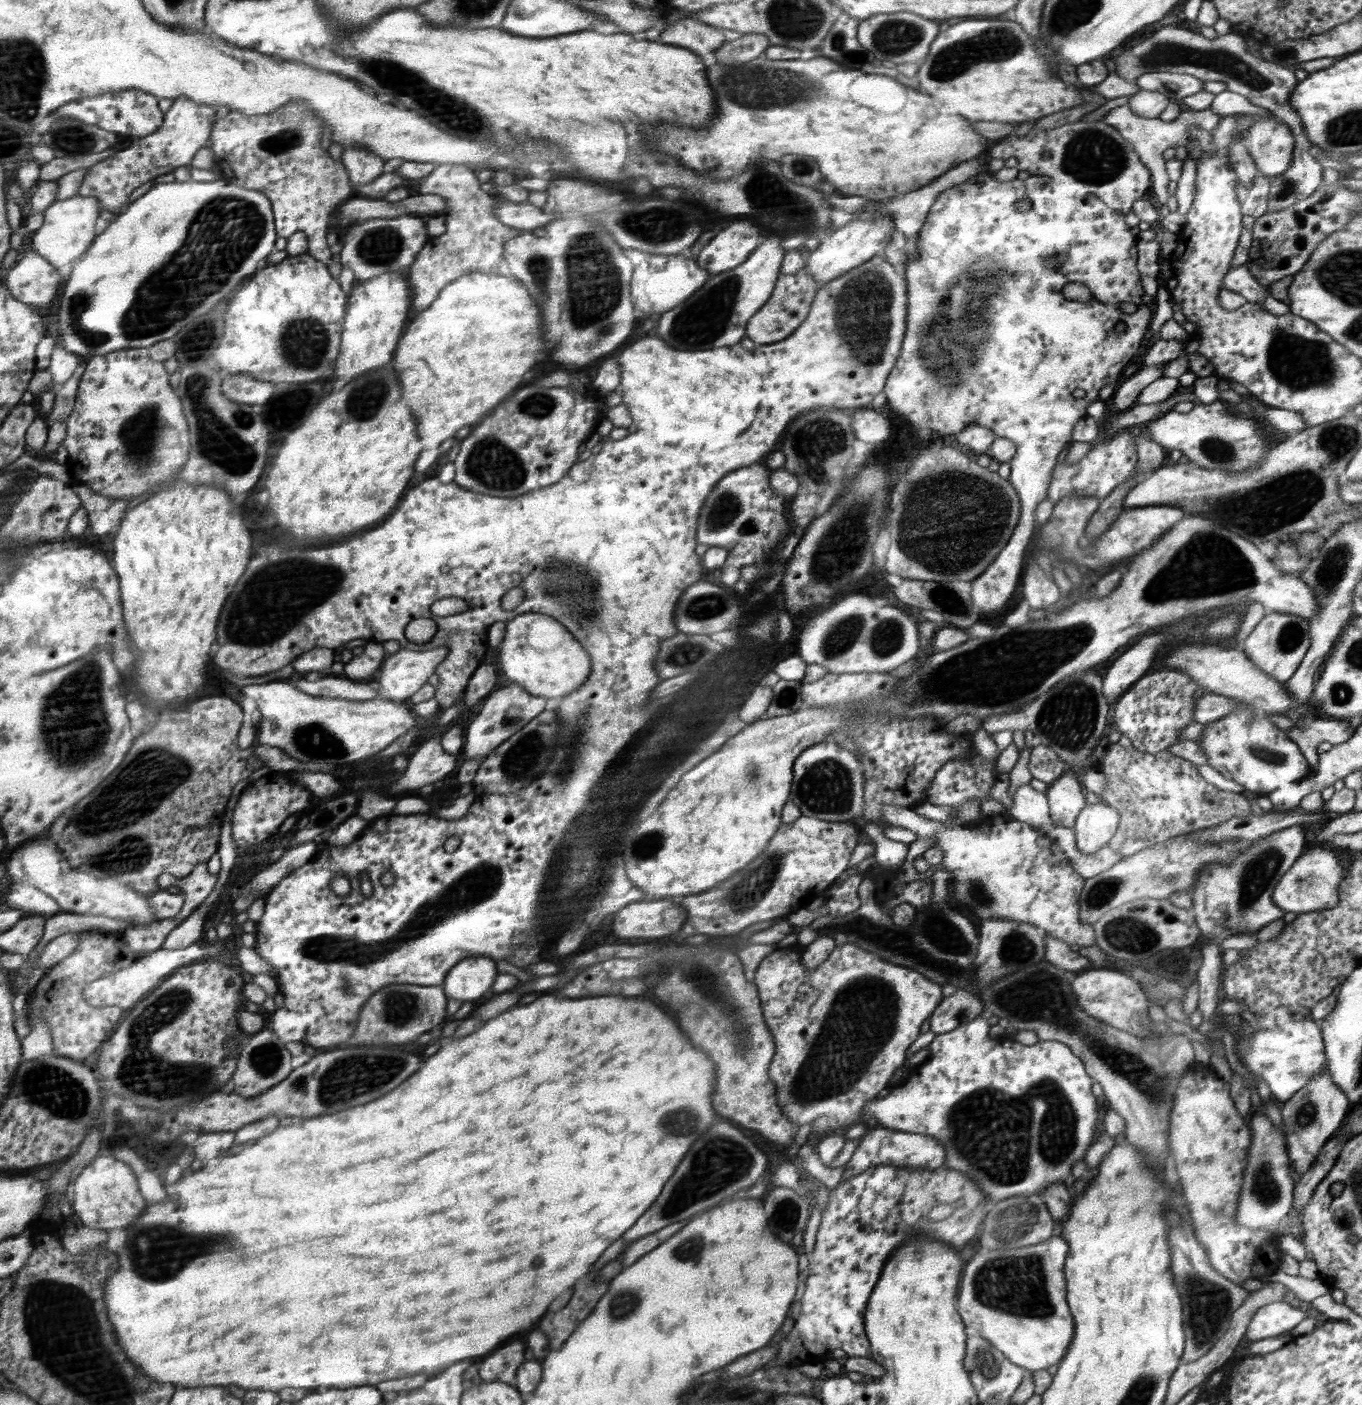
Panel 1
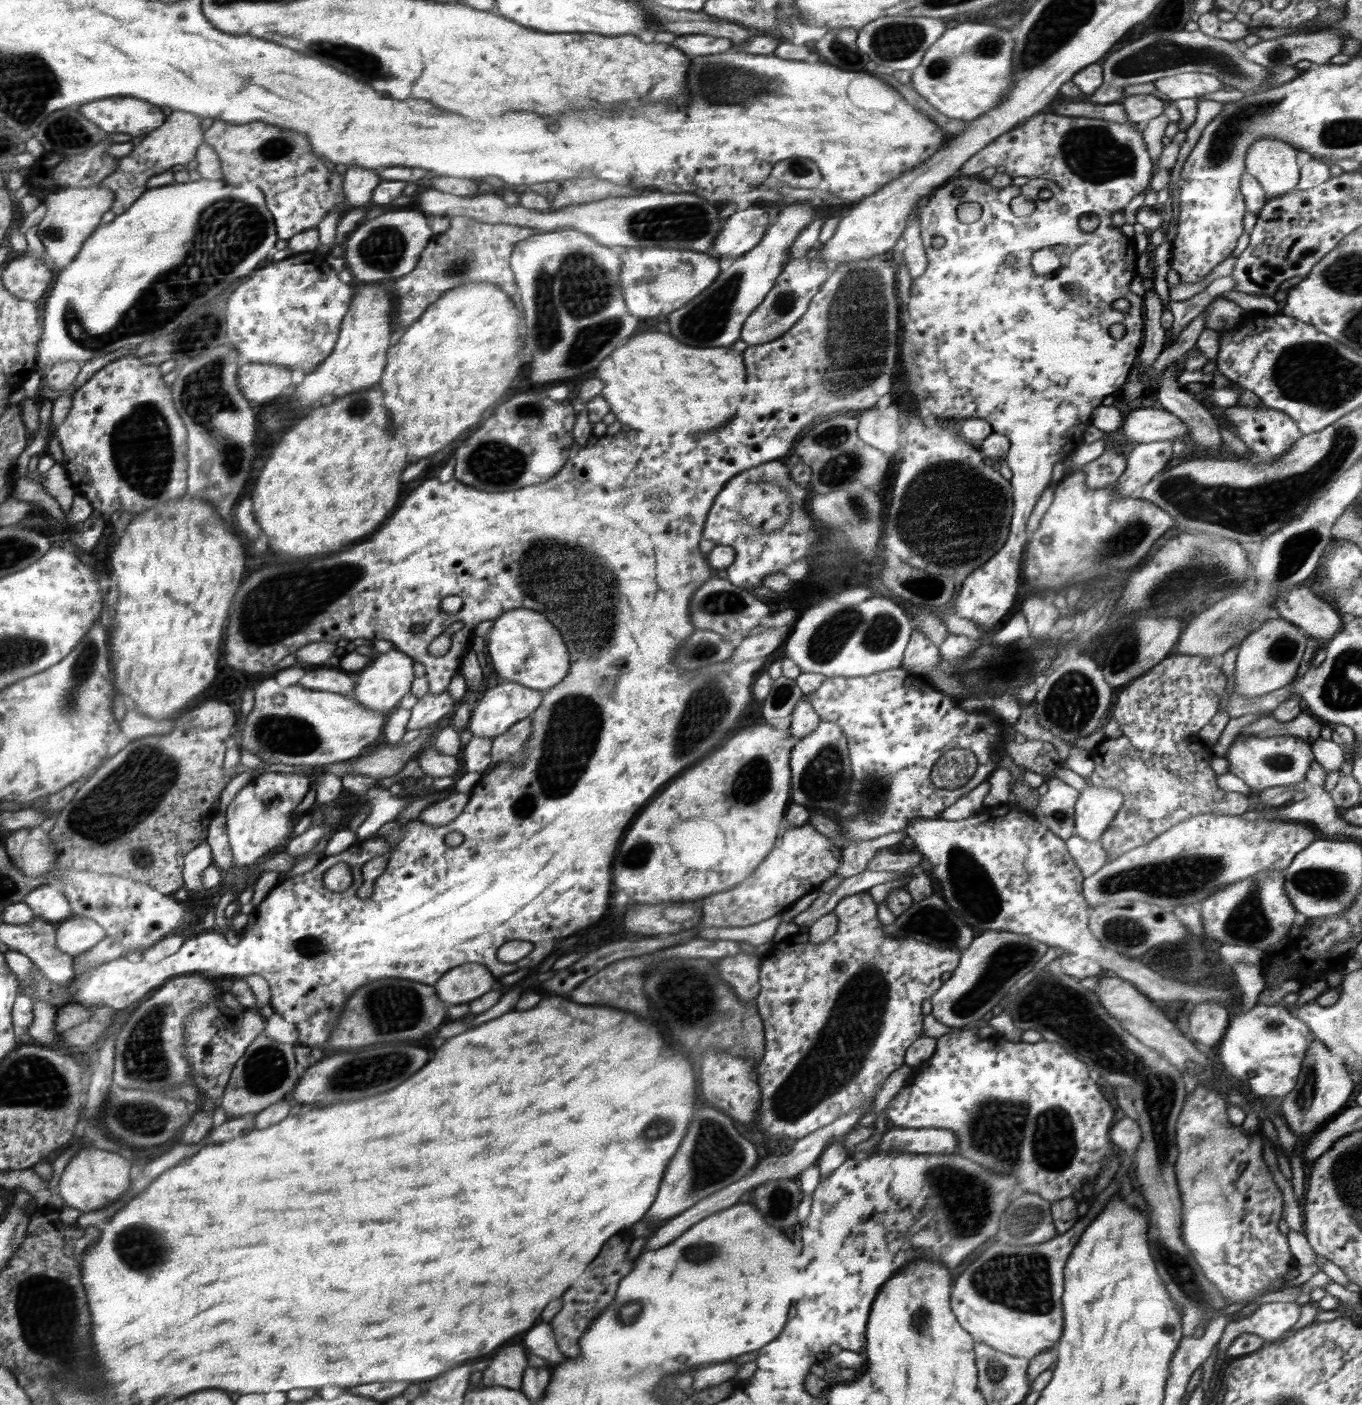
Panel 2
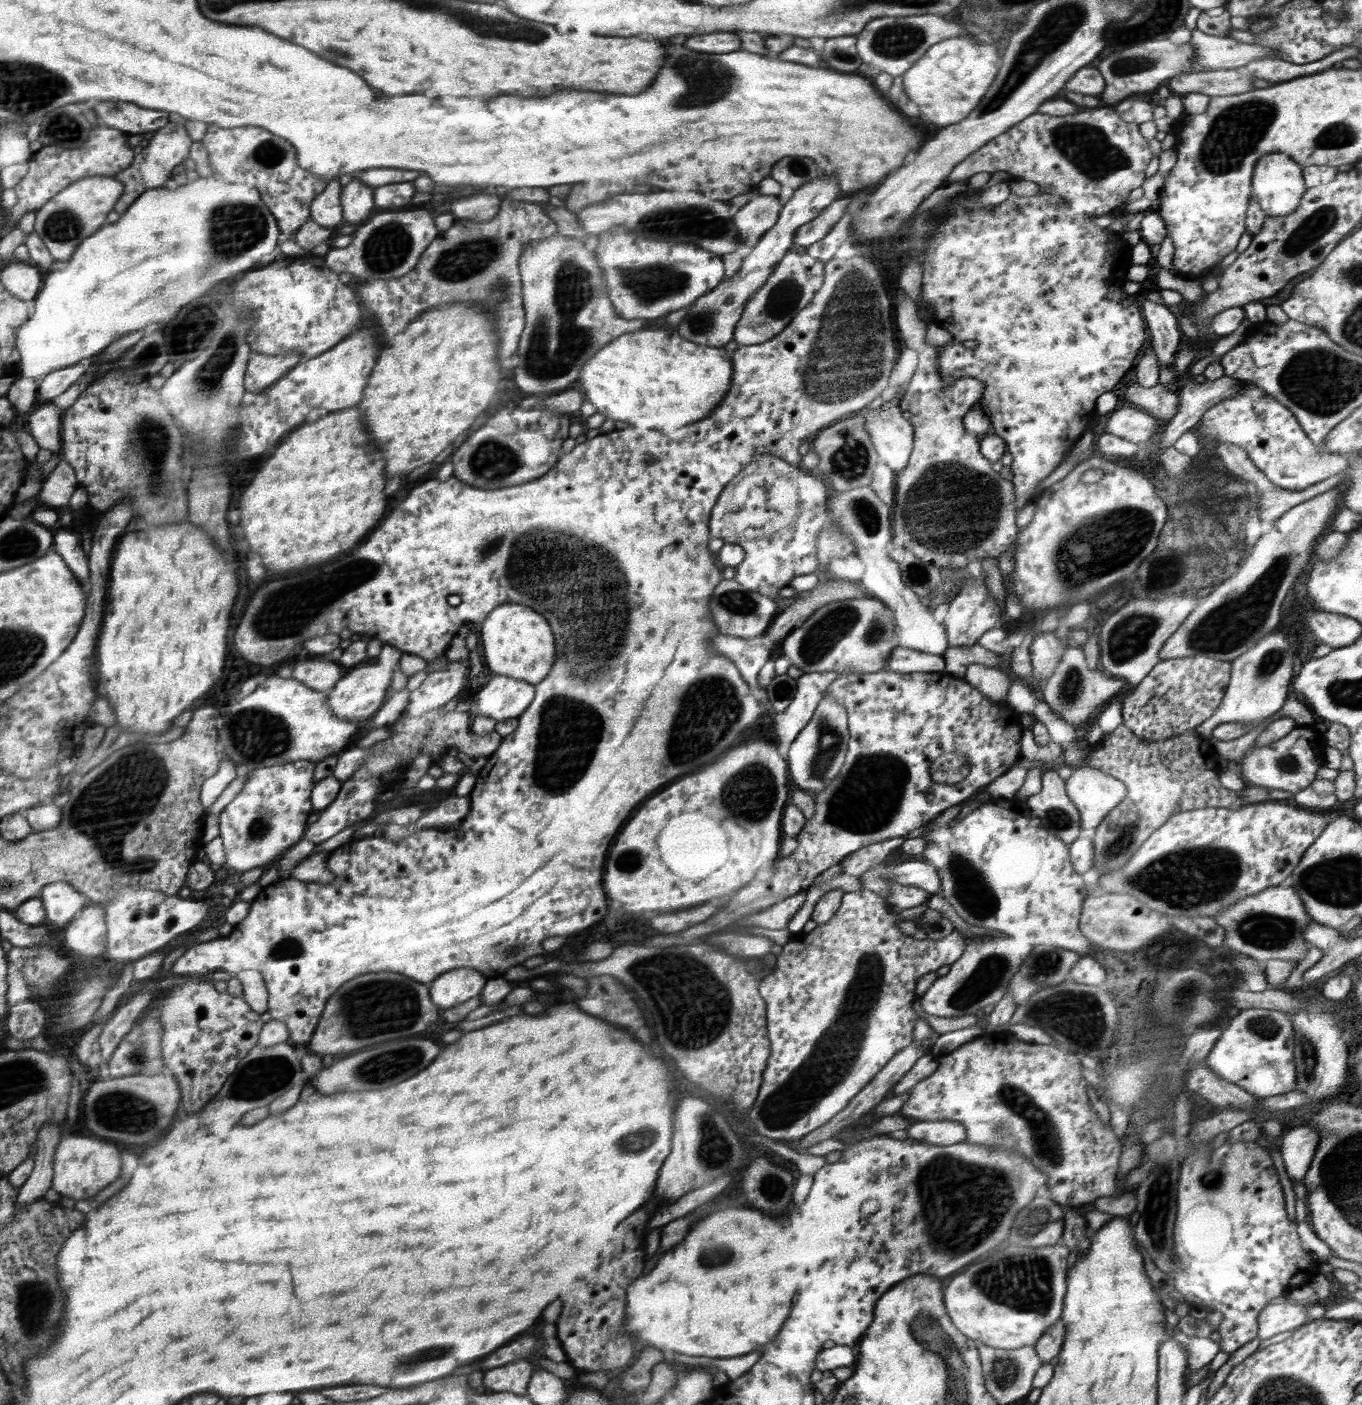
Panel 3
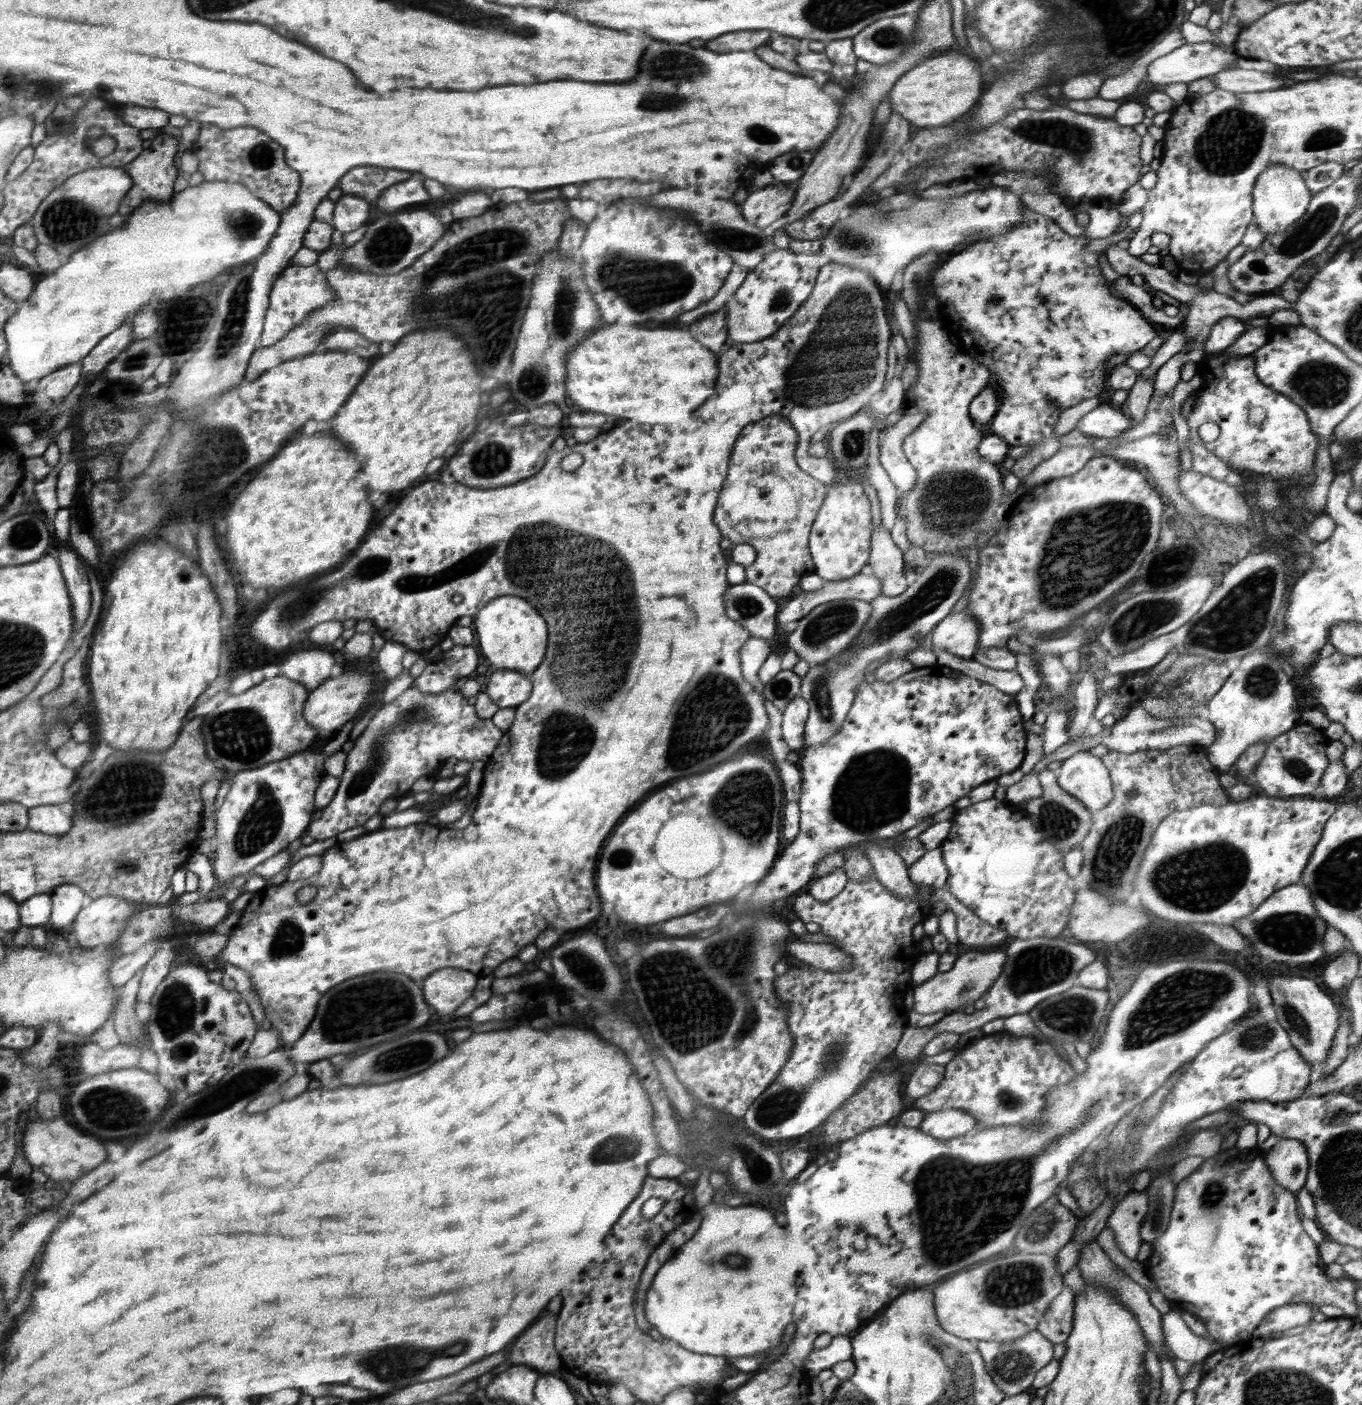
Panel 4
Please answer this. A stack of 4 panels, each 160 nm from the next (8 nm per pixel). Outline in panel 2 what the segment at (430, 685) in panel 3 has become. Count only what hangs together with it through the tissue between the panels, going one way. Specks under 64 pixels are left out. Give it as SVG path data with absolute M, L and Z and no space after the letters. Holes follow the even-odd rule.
M447 690L438 694L427 692L411 710L406 730L418 730L429 726L433 722L441 721L454 706L454 701Z

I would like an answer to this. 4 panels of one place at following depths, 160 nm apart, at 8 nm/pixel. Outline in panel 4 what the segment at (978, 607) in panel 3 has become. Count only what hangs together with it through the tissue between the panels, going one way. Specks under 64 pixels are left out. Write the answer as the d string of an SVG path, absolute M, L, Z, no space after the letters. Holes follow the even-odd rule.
M966 609L946 617L930 634L932 652L950 652L973 662L980 638L980 625Z

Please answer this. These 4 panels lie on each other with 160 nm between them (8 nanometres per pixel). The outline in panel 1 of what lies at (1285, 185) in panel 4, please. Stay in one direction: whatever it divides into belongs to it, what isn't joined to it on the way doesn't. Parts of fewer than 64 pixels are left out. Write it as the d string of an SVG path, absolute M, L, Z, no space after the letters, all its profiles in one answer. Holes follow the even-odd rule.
M1262 118L1249 126L1242 139L1258 173L1270 181L1290 170L1295 140L1286 123Z

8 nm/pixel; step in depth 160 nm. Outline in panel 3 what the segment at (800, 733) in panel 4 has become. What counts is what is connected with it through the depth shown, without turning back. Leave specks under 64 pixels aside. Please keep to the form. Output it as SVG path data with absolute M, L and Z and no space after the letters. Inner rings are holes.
M836 671L806 672L797 680L797 691L784 712L773 718L778 746L784 752L812 718L828 686L839 678Z

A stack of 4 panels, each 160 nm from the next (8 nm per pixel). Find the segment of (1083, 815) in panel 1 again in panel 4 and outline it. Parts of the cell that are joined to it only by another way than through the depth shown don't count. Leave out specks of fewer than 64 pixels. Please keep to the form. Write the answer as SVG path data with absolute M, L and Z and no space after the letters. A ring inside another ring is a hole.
M1087 749L1075 752L1061 763L1055 771L1060 785L1080 799L1092 814L1110 803L1114 797L1112 779L1100 757Z

